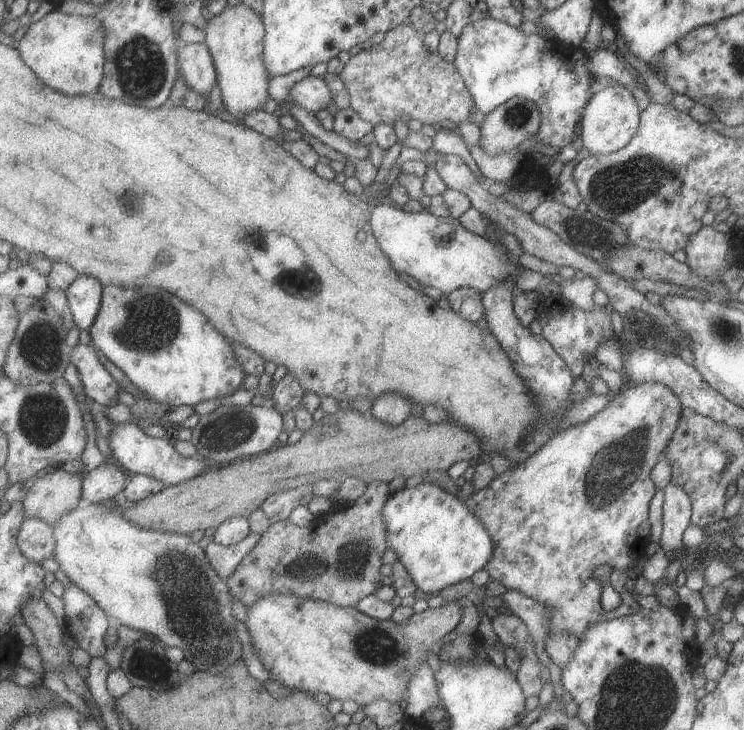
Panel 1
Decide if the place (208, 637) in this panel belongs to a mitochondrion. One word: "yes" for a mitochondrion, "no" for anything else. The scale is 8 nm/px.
yes

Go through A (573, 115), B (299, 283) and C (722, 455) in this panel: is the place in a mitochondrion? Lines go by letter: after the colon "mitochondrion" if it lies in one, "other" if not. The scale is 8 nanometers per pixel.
A: other
B: mitochondrion
C: mitochondrion

